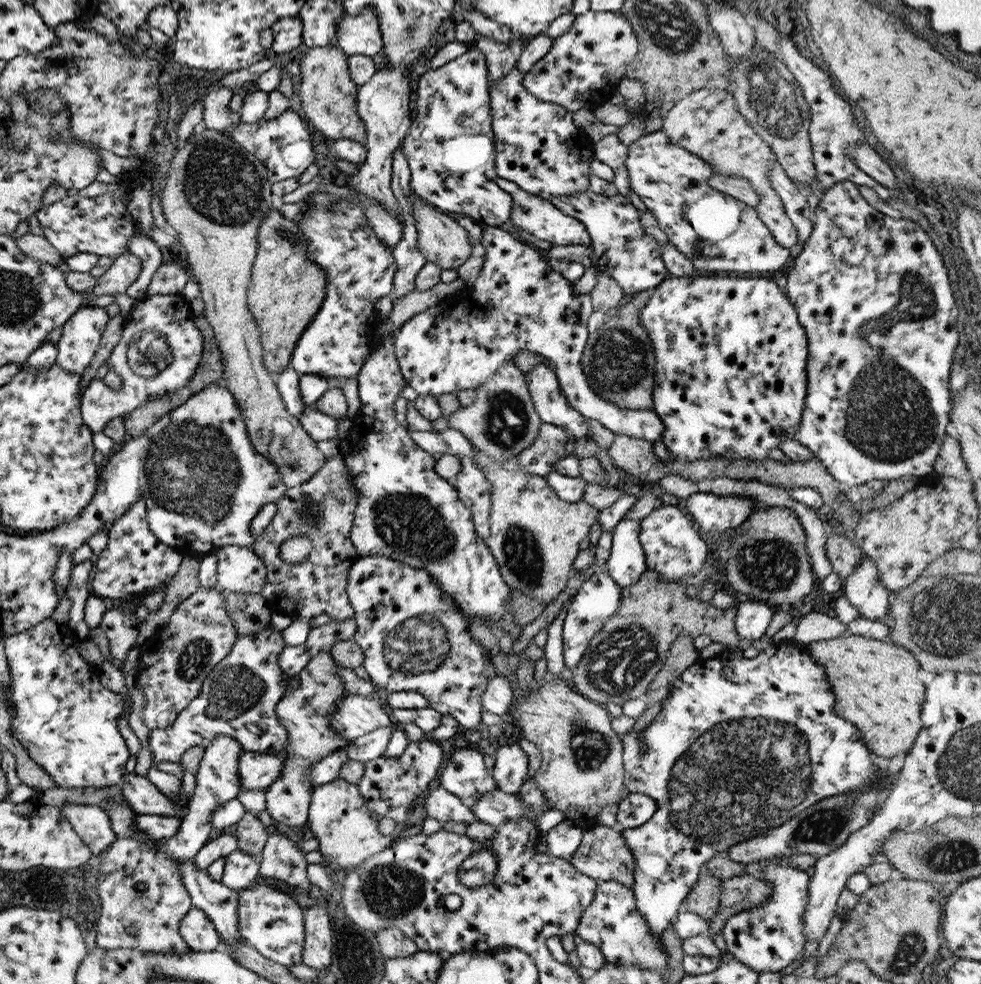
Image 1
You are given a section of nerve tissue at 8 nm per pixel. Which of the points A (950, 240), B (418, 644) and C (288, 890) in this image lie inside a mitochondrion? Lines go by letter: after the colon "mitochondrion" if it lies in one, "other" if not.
A: other
B: mitochondrion
C: other

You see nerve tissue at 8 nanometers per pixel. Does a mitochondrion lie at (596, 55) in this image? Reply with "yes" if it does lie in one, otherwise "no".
no

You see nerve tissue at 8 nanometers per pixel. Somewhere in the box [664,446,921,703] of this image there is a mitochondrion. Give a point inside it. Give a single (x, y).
(768, 565)

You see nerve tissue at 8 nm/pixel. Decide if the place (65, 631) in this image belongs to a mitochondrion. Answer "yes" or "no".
no

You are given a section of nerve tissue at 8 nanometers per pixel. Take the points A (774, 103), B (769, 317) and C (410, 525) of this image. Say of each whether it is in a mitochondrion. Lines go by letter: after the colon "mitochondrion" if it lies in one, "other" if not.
A: mitochondrion
B: other
C: mitochondrion

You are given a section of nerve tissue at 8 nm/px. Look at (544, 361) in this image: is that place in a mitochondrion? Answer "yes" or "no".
no

